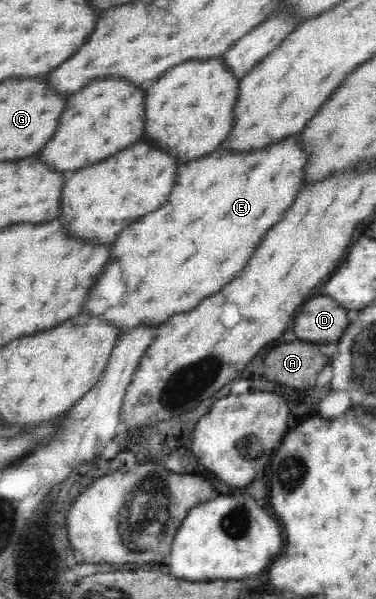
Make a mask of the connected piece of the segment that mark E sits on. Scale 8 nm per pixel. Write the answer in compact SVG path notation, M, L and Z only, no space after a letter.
M295 137L249 155L213 151L205 159L183 163L177 169L175 187L165 205L141 216L117 235L113 255L109 255L109 267L105 267L105 275L97 279L97 287L93 287L93 295L89 295L85 307L93 311L91 315L95 318L105 315L113 326L121 327L119 337L139 326L156 329L171 316L193 311L205 297L221 291L241 275L264 235L291 207L303 185L303 167L305 155Z

